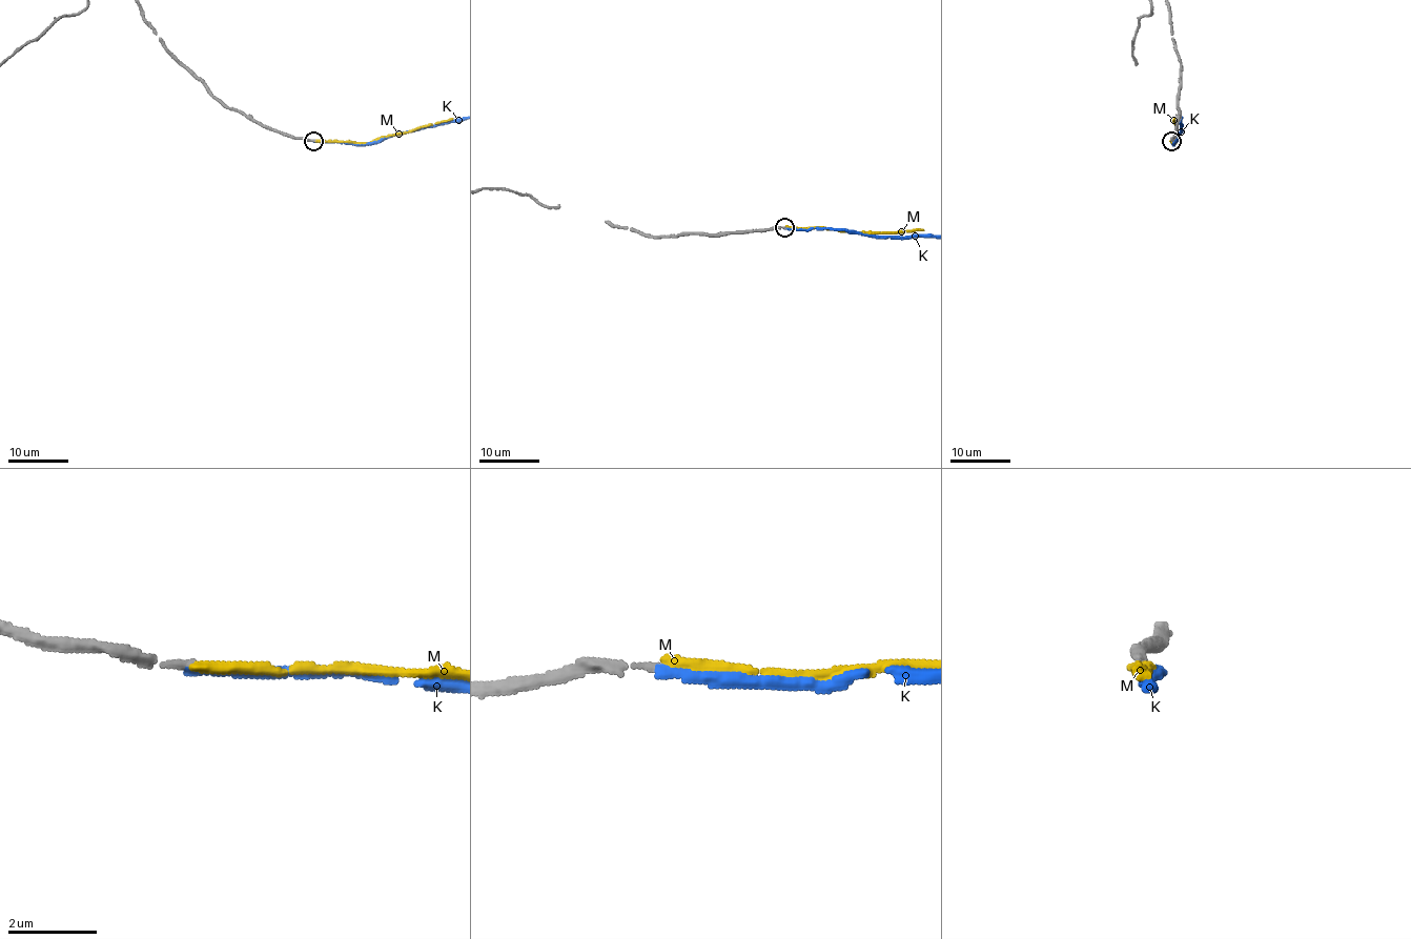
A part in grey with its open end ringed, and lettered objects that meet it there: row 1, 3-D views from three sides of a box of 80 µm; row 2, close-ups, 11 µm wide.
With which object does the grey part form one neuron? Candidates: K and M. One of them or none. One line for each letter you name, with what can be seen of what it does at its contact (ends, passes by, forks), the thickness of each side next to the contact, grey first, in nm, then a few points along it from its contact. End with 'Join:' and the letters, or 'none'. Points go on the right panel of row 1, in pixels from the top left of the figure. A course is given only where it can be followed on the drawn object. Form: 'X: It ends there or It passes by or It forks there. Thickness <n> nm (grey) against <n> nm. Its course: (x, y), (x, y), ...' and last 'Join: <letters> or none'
K: It ends there. Thickness 150 nm (grey) against 190 nm
Join: K

